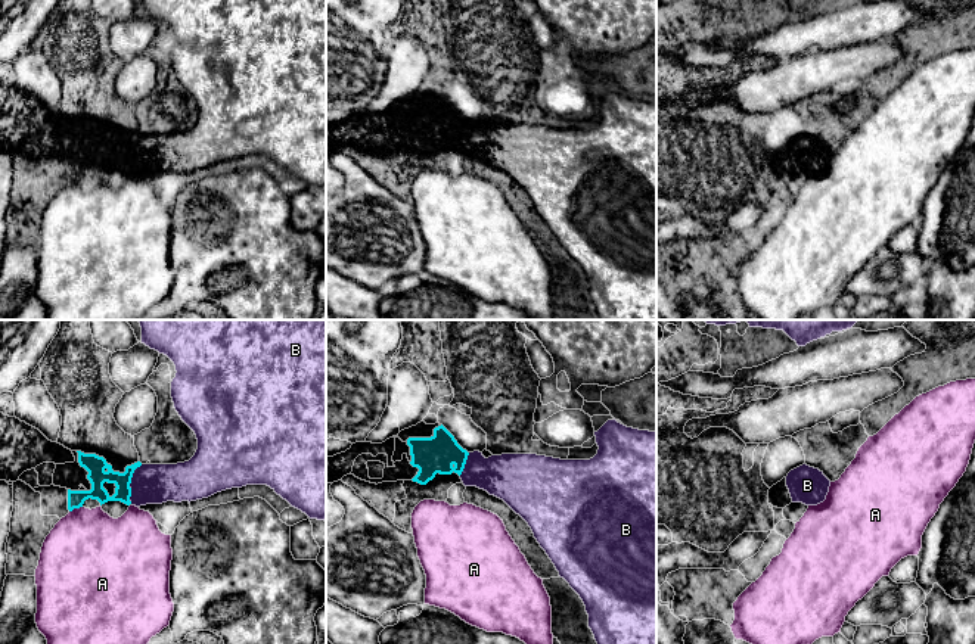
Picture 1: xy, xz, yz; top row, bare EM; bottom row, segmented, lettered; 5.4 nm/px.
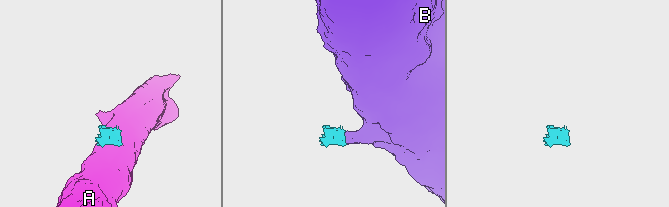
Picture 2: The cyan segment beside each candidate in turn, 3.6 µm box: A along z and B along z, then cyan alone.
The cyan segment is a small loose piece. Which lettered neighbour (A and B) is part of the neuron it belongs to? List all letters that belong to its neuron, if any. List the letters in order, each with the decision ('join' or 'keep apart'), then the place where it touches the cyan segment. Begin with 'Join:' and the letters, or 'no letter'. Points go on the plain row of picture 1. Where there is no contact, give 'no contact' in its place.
Join: B
A: keep apart; contact xy (75, 177)
B: join; contact xy (130, 152)

